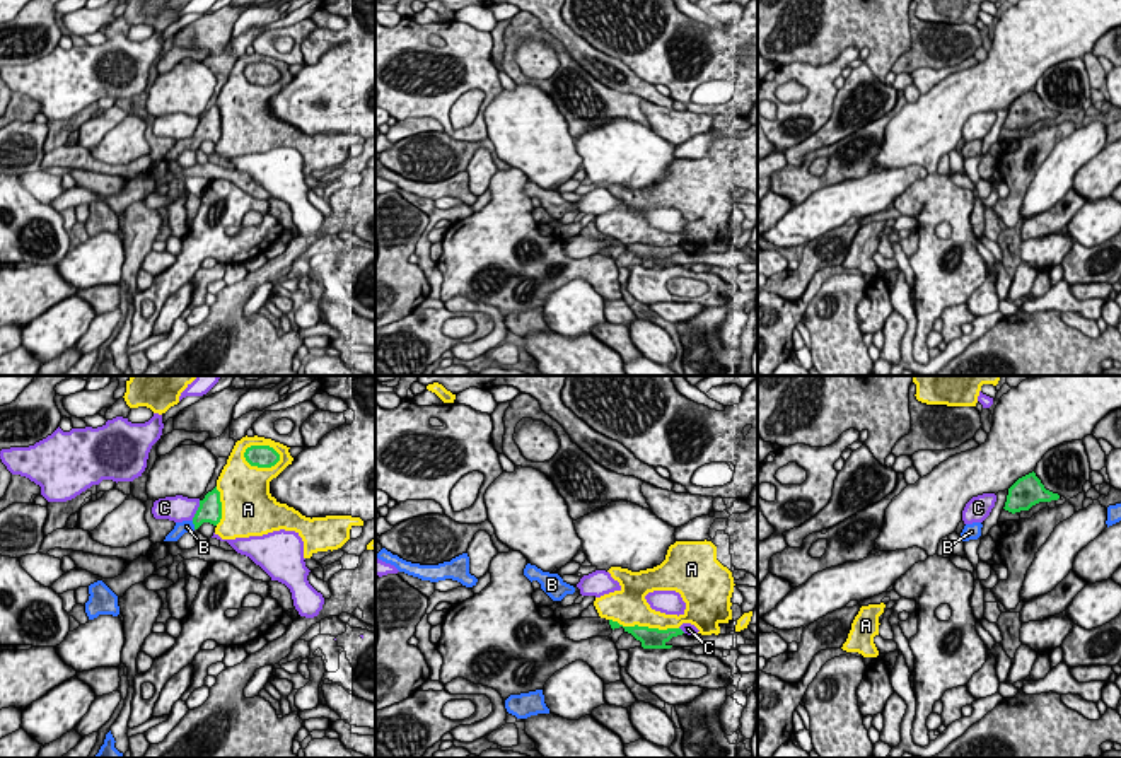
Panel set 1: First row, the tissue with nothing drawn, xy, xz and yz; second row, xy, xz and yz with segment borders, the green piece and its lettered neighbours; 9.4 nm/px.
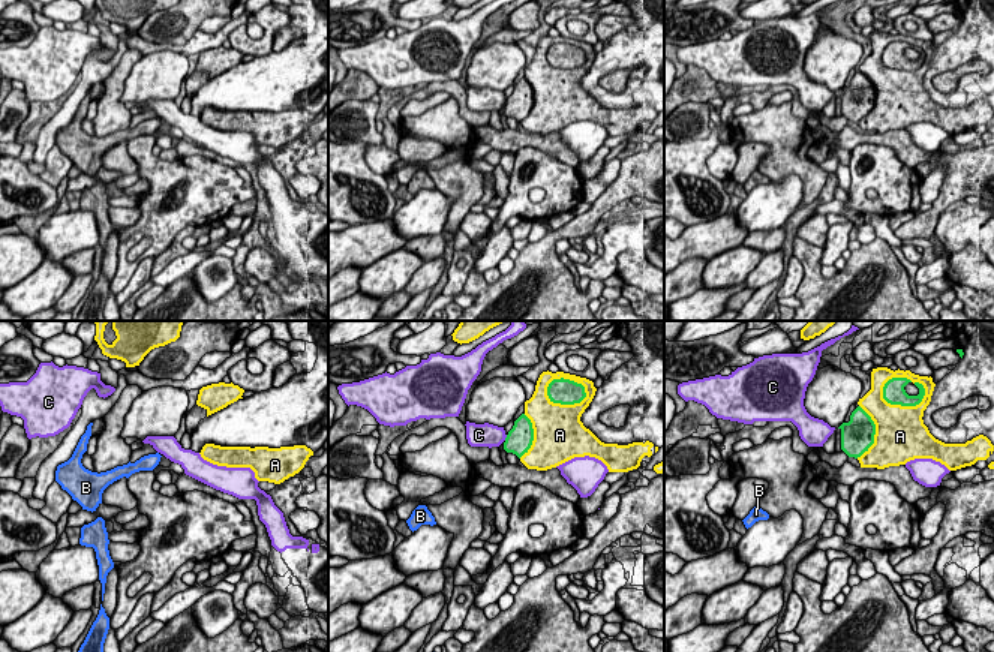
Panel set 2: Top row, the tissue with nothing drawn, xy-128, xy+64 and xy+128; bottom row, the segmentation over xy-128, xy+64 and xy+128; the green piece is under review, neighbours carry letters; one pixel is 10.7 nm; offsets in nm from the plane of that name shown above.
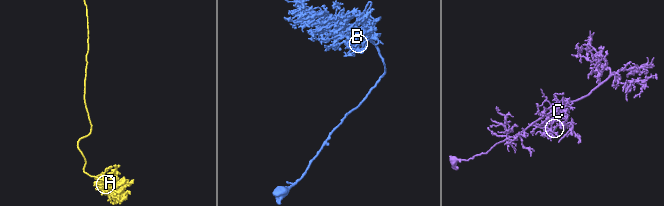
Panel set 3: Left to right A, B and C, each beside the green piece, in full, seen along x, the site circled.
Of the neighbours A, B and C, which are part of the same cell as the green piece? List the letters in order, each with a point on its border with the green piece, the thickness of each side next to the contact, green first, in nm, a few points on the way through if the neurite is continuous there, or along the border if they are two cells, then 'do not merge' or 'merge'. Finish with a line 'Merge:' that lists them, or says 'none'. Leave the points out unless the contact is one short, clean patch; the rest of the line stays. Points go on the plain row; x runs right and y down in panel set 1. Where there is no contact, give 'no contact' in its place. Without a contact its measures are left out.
A: contact xy (263, 64); calibres 220 and 130 nm; do not merge
B: contact xy (193, 140); calibres 220 and 130 nm; way xy (210, 125), (193, 140), (186, 144); merge
C: contact xy (197, 128); calibres 220 and 240 nm; do not merge
Merge: B

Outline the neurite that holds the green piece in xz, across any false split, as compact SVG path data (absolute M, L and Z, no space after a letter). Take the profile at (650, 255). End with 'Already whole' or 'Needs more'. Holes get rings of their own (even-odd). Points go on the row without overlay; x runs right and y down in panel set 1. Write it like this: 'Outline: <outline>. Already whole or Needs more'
Outline: M638 242L623 246L624 249L631 251L636 258L640 258L643 266L671 266L672 263L669 263L667 259L672 254L684 251L681 246L659 248Z. Already whole

